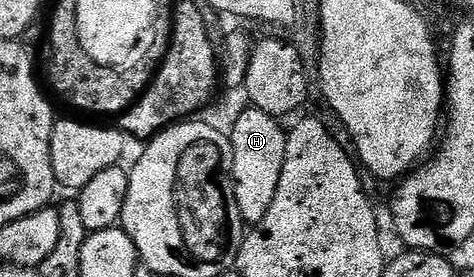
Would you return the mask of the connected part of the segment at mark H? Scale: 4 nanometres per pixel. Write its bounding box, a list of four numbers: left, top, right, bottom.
[229,107,287,227]

